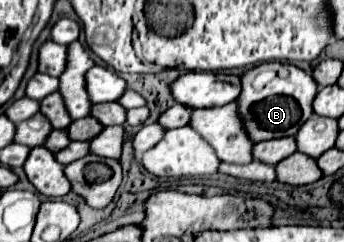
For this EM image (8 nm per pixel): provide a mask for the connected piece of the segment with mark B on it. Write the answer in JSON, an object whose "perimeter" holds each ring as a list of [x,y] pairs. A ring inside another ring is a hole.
{"perimeter":[[[266,62],[254,66],[242,76],[242,96],[238,96],[242,118],[254,142],[296,136],[300,126],[314,114],[312,102],[318,94],[316,80],[304,70],[286,62]]]}

